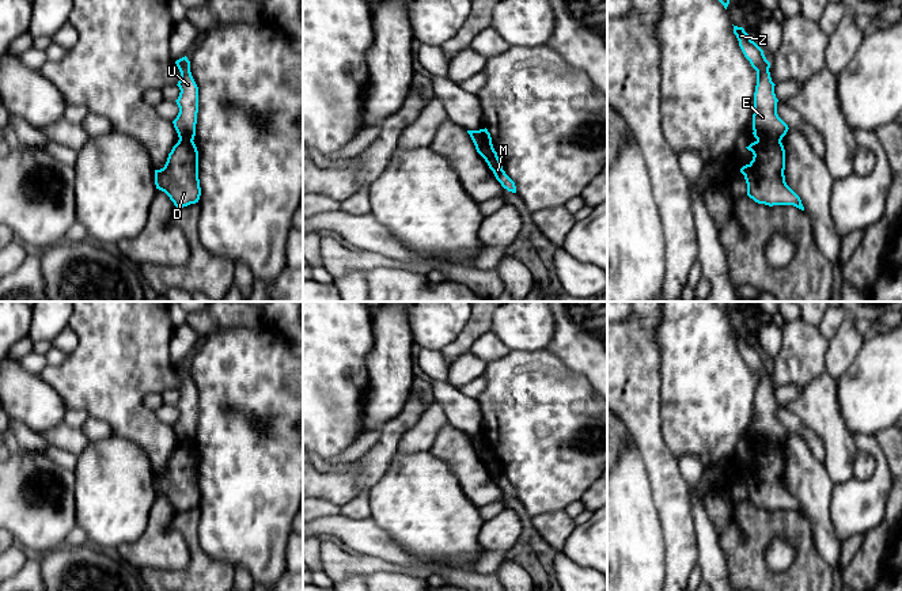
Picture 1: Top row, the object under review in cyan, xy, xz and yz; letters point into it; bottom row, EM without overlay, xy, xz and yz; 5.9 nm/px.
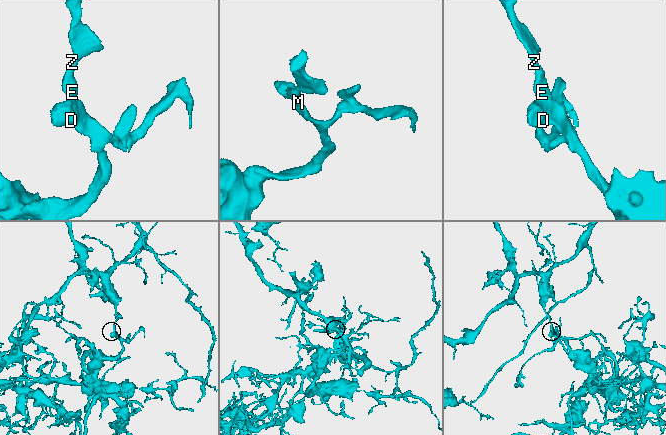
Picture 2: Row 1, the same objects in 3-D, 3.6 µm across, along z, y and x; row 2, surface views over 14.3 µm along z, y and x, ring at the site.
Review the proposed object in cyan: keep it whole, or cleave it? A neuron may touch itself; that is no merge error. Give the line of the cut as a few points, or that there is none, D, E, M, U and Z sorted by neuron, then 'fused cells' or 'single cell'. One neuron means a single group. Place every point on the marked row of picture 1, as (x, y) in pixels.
cut in yz along (757, 139), (780, 141); D M / E U Z; fused cells

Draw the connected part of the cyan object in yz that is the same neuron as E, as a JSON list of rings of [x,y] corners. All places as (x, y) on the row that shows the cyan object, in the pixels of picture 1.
[[[734,26],[734,34],[751,67],[757,71],[754,92],[753,135],[757,140],[781,141],[788,132],[788,125],[777,114],[774,83],[770,77],[770,62],[763,50],[748,37],[743,27]]]

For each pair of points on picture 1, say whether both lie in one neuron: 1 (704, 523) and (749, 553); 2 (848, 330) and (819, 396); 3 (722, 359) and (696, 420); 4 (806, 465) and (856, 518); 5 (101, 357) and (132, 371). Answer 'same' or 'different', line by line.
1: different
2: different
3: same
4: different
5: same

